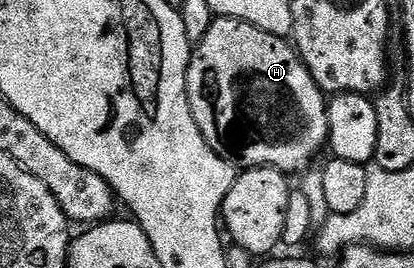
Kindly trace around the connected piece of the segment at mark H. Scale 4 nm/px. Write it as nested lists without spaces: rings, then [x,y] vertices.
[[[216,17],[214,23],[205,31],[205,39],[201,39],[194,46],[191,66],[187,68],[187,102],[191,108],[193,119],[201,131],[201,135],[225,160],[230,161],[236,167],[243,169],[279,169],[288,175],[302,174],[307,160],[318,151],[319,148],[328,144],[329,119],[327,118],[328,98],[325,96],[319,84],[313,79],[313,75],[307,70],[299,57],[298,52],[290,40],[273,35],[269,31],[261,31],[261,27],[253,27],[253,23],[233,19],[232,17]]]

